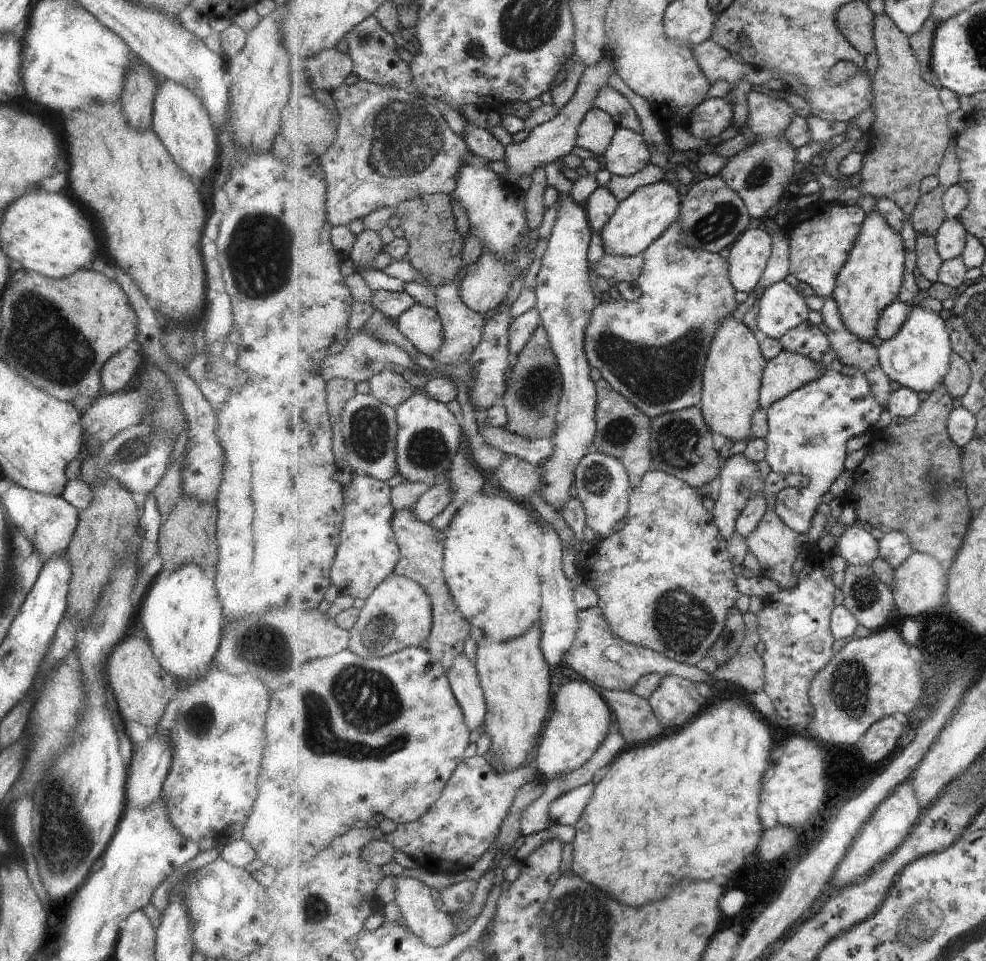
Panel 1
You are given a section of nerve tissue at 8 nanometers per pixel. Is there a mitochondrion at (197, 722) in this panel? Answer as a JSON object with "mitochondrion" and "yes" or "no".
{"mitochondrion":"yes"}

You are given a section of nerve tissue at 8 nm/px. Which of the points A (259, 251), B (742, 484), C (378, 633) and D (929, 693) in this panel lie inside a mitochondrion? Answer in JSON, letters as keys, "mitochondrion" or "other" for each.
{"A":"mitochondrion","B":"mitochondrion","C":"mitochondrion","D":"other"}

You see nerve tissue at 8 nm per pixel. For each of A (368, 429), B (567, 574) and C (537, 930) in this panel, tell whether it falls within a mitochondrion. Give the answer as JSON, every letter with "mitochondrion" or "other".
{"A":"mitochondrion","B":"other","C":"mitochondrion"}

